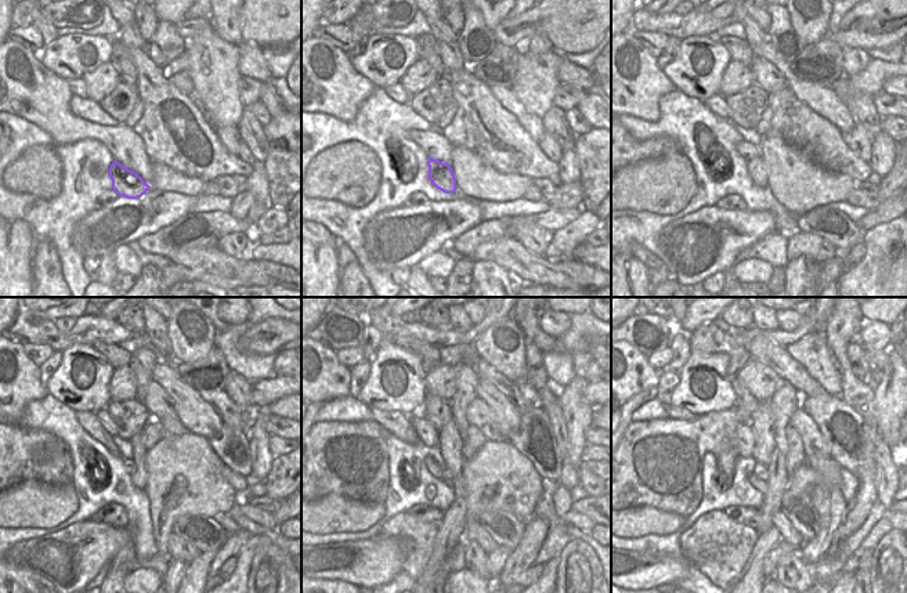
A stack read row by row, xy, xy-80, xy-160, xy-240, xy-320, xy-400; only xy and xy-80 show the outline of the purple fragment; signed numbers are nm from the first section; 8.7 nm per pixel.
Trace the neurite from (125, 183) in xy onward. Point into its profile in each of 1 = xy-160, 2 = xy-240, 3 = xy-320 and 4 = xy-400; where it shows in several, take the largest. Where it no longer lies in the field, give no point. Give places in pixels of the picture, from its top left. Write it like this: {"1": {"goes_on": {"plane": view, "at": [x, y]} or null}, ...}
{"1": {"goes_on": {"plane": "xy-160", "at": [756, 167]}}, "2": {"goes_on": {"plane": "xy-240", "at": [138, 476]}}, "3": {"goes_on": {"plane": "xy-320", "at": [451, 443]}}, "4": {"goes_on": {"plane": "xy-400", "at": [761, 422]}}}

